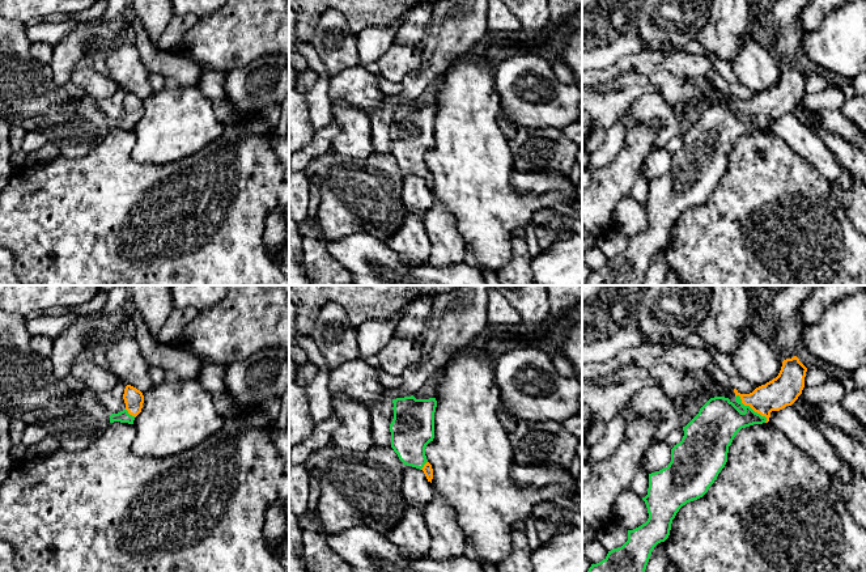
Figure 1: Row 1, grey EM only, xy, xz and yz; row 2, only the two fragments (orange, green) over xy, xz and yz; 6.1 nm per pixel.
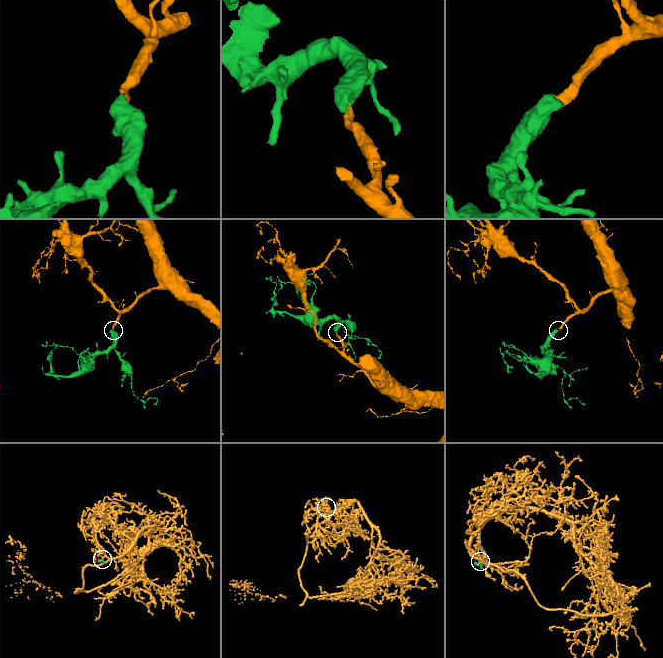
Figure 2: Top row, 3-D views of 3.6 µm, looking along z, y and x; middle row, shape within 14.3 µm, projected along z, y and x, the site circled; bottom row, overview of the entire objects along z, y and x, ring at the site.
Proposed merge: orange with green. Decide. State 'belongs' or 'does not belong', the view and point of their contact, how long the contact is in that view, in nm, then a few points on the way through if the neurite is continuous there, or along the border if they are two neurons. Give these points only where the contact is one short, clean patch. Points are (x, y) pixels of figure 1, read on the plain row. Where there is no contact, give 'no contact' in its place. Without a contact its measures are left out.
belongs | yz (751, 114) | 260 nm | across yz (784, 97), (751, 114), (741, 126), (717, 130)

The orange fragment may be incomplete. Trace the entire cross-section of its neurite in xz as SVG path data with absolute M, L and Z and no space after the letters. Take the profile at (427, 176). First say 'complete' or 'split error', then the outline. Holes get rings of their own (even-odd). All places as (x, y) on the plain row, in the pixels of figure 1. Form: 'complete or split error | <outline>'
split error | M413 102L392 106L394 126L390 131L391 154L398 161L403 171L412 173L424 178L428 188L432 190L433 175L425 162L426 152L434 145L434 119L436 105L416 106Z

